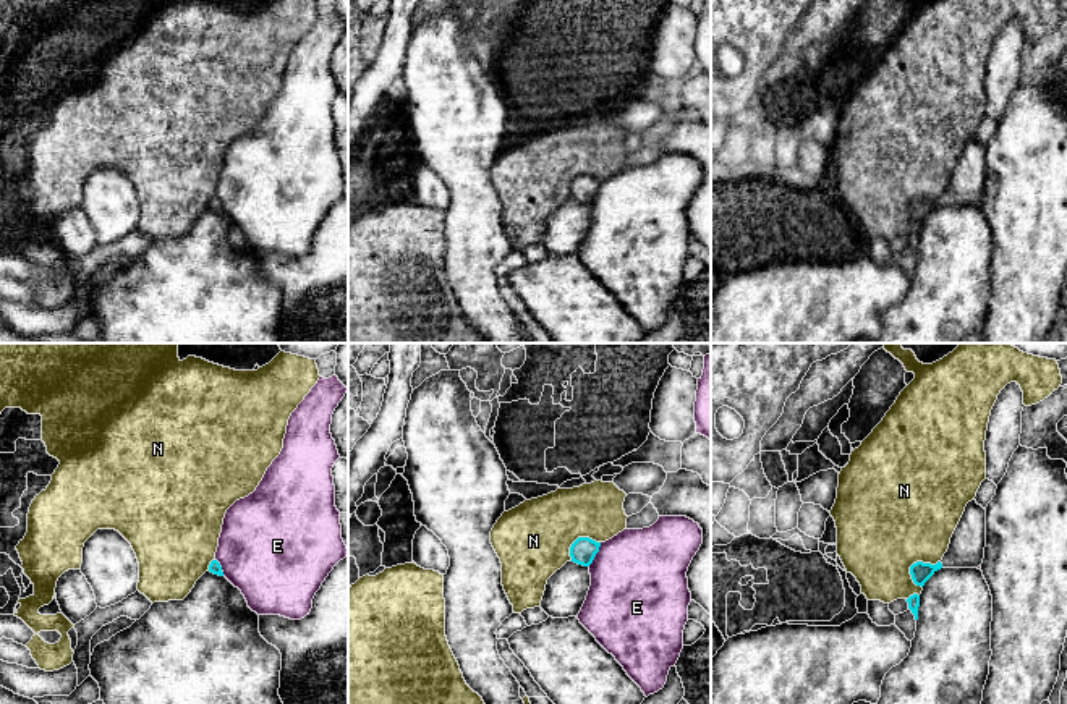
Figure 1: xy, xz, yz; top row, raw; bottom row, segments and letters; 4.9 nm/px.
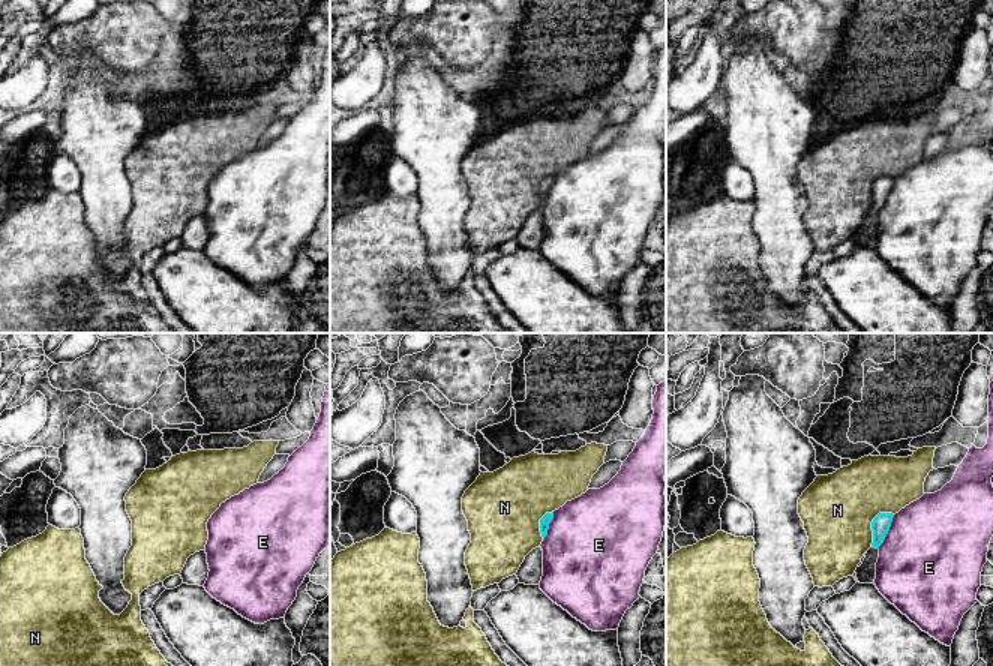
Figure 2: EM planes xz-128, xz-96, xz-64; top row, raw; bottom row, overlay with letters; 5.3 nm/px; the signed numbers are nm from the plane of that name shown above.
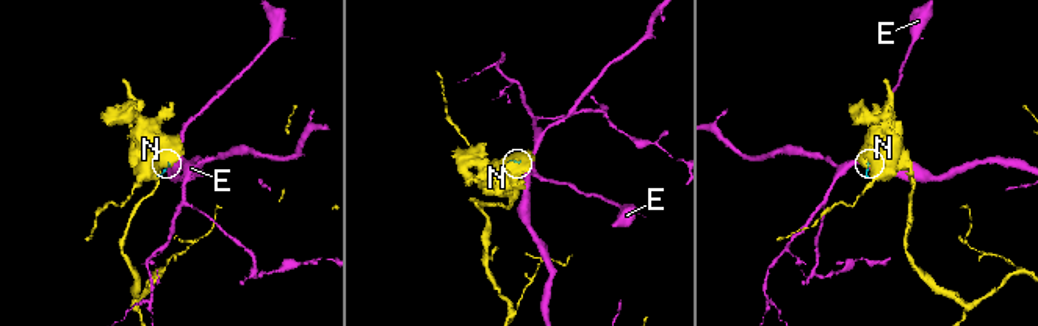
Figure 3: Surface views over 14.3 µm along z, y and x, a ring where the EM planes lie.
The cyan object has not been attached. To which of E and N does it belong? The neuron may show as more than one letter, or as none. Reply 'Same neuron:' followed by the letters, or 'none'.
Same neuron: none

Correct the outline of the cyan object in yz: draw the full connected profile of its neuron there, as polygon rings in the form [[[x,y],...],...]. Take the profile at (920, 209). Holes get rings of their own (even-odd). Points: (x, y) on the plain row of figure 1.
[[[971,138],[950,175],[942,197],[936,202],[916,199],[910,204],[916,223],[925,220],[941,206],[978,206],[984,196],[986,184],[986,147]]]

